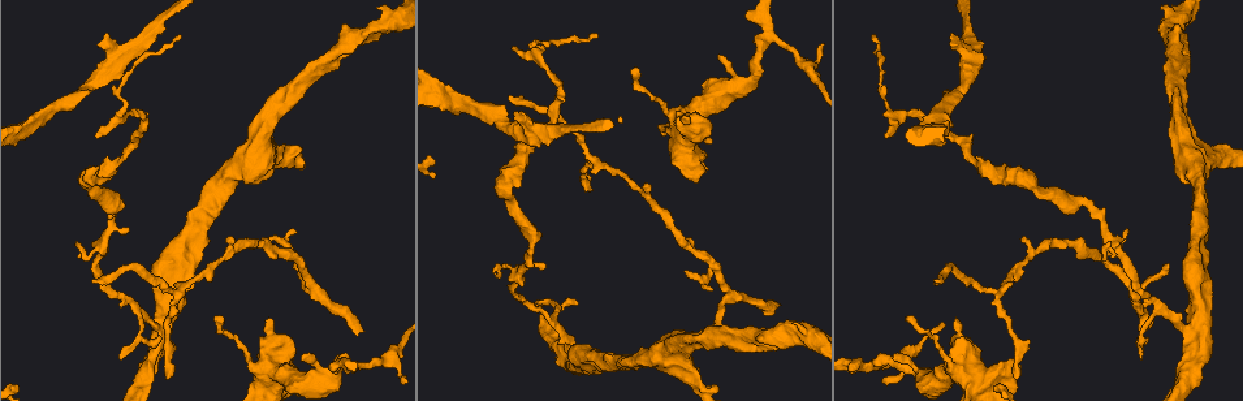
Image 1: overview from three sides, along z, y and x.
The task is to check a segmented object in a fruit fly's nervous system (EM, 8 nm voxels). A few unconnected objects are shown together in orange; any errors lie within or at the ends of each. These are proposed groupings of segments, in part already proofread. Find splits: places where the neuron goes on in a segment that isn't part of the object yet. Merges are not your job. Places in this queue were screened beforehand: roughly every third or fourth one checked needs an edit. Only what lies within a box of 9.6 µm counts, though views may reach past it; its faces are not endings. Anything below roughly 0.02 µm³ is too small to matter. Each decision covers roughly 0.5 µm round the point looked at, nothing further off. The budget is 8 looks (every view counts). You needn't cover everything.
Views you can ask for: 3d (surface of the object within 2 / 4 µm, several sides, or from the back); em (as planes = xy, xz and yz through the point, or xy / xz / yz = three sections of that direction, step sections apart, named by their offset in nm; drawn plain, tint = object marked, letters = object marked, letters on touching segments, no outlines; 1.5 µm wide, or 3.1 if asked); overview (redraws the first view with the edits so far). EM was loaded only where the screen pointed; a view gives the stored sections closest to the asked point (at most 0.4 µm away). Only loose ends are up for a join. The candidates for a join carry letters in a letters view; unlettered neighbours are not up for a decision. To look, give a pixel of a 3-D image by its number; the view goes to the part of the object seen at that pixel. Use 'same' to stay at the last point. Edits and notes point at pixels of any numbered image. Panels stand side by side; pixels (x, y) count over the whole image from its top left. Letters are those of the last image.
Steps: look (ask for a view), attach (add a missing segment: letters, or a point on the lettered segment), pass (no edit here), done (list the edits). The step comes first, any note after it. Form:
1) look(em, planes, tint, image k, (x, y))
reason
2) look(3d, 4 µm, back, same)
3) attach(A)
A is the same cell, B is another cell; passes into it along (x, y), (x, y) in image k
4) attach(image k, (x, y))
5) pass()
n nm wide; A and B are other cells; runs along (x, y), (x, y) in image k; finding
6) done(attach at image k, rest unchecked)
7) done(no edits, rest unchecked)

look(3d, 4 µm, image 1, (512, 47))
free end

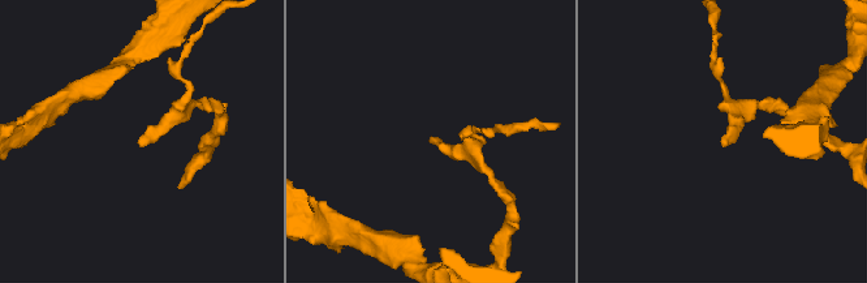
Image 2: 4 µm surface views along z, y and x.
look(em, planes, letters, image 2, (435, 137))
shape alone is not enough

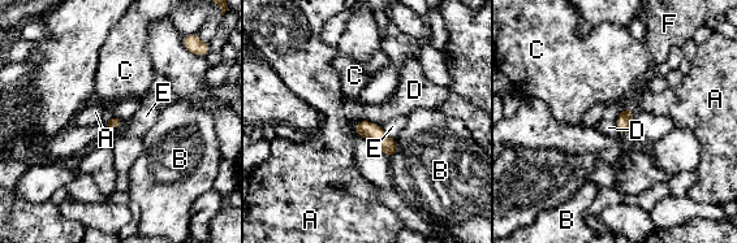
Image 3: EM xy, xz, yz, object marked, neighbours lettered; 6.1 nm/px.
pass()
80 nm wide; B touches over 130 nm; A, B, C, D, E and F are other cells; none of them fits

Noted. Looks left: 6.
look(em, planes, plain, image 1, (1169, 267))
tapers out

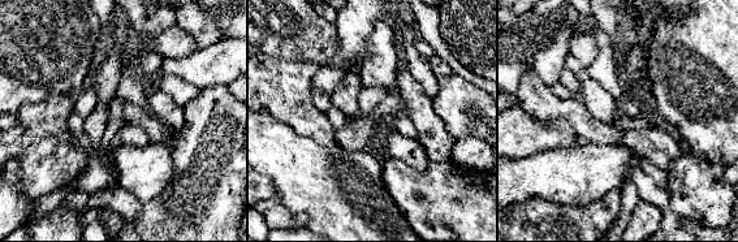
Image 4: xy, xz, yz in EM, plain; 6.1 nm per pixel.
look(em, planes, letters, same)
see the neighbours

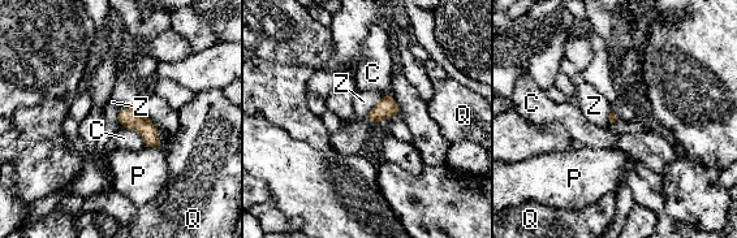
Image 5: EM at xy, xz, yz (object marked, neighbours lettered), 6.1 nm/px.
pass()
C, P, Q and Z are other cells; no lettered segment goes on from it

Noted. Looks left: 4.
look(3d, 2 µm, image 1, (896, 356))
an open end

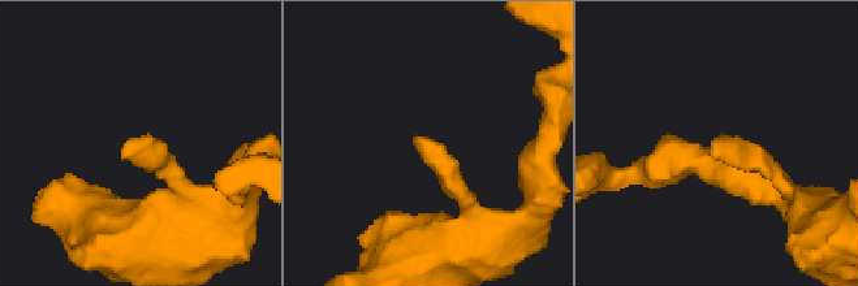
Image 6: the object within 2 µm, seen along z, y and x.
look(em, planes, tint, image 6, (716, 152))
need the tissue

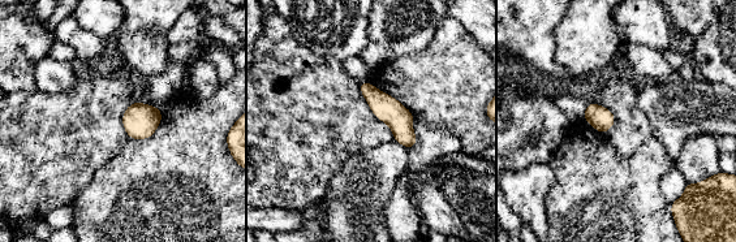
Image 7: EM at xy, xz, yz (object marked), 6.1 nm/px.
look(em, planes, letters, same)
see the neighbours

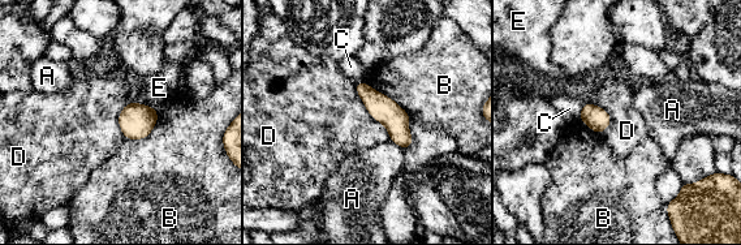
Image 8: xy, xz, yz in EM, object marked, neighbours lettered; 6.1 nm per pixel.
pass()
D touches over 400 nm; A, B, C, D and E are other cells; border along (365, 81), (392, 98), (410, 119) in image 8; none of them fits

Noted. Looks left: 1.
done(no edits, rest unchecked)

